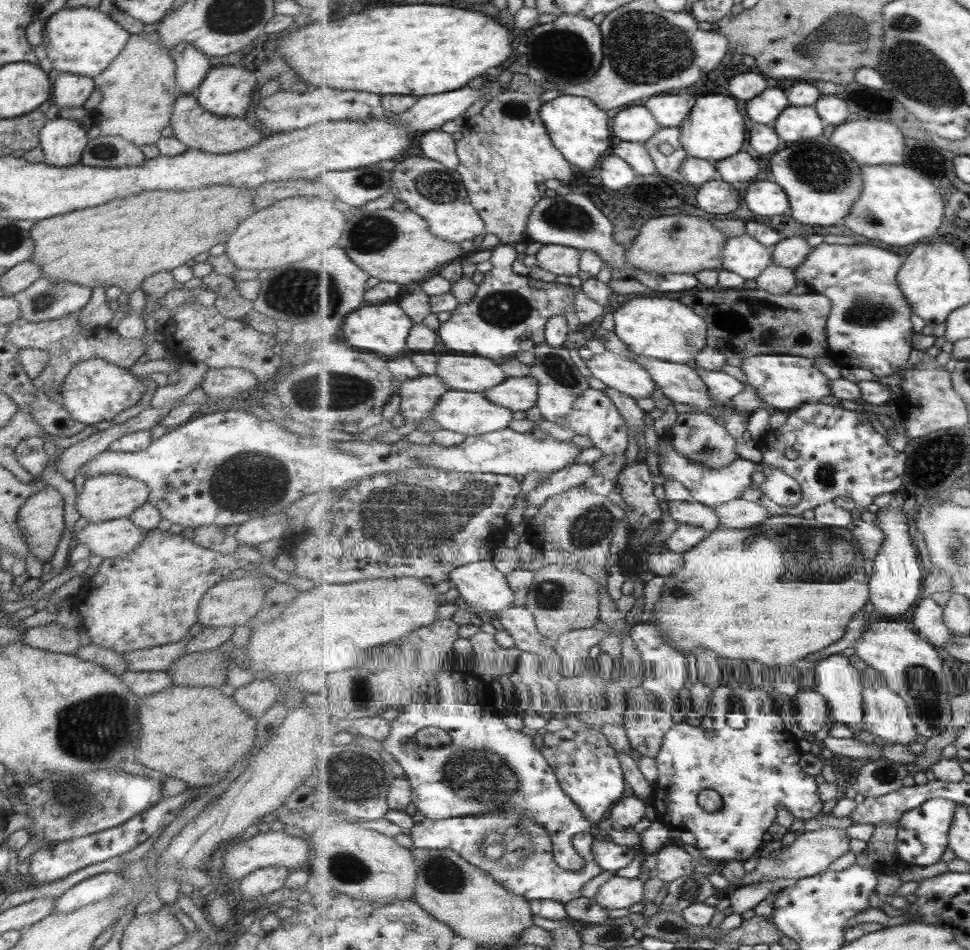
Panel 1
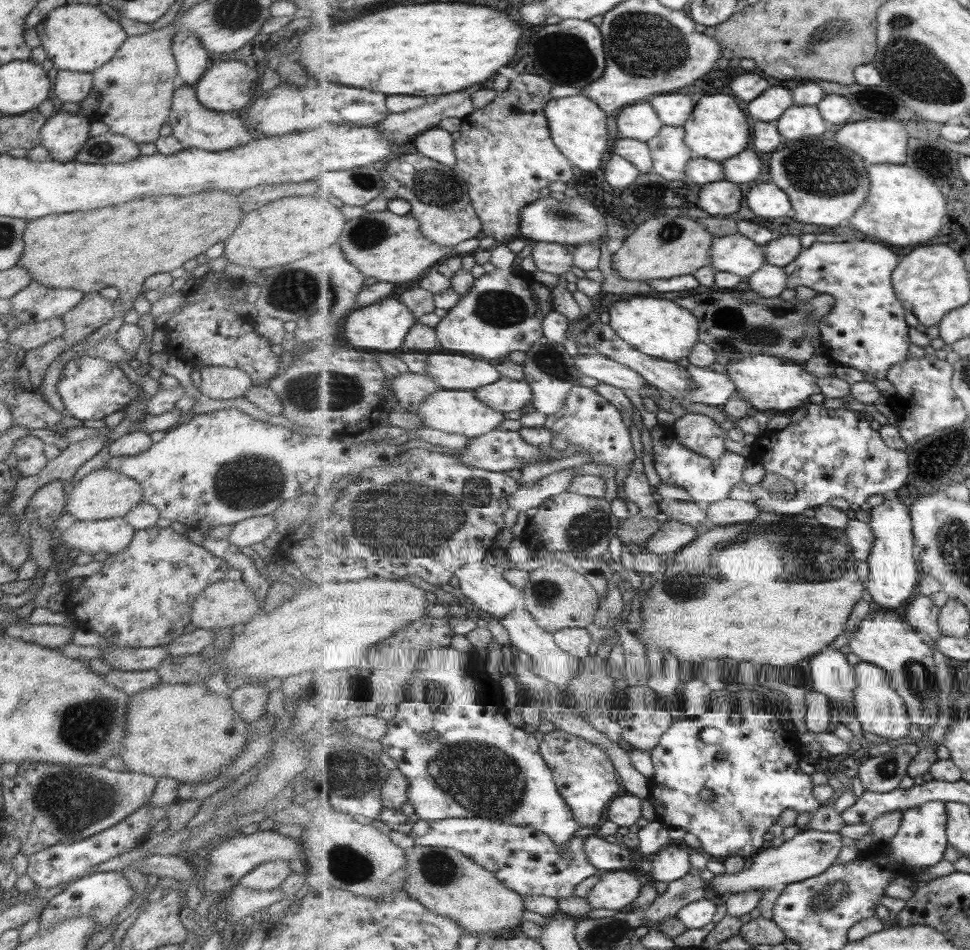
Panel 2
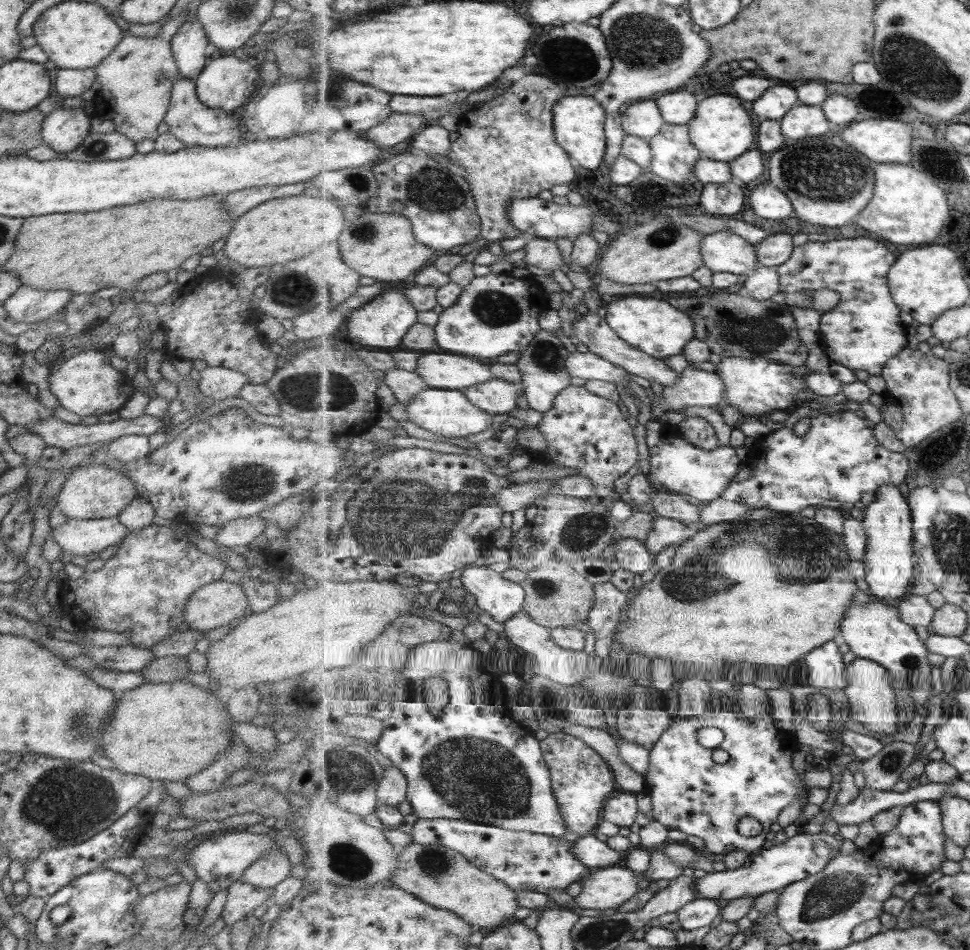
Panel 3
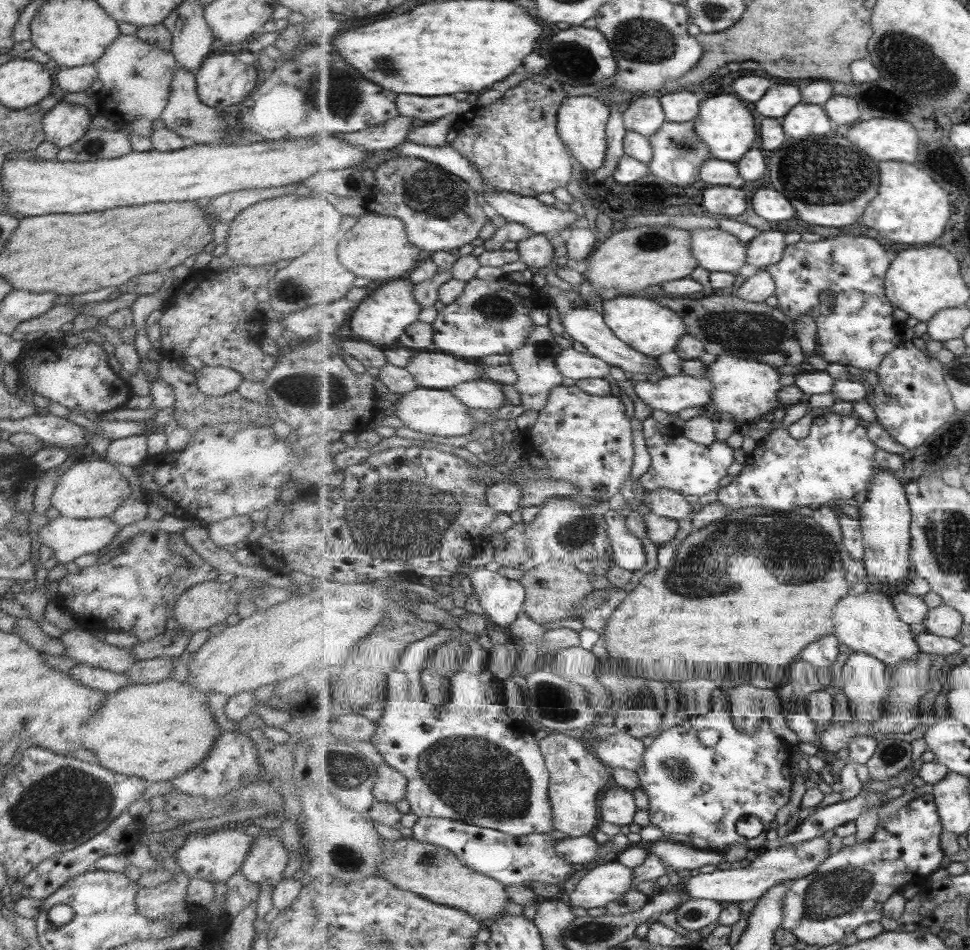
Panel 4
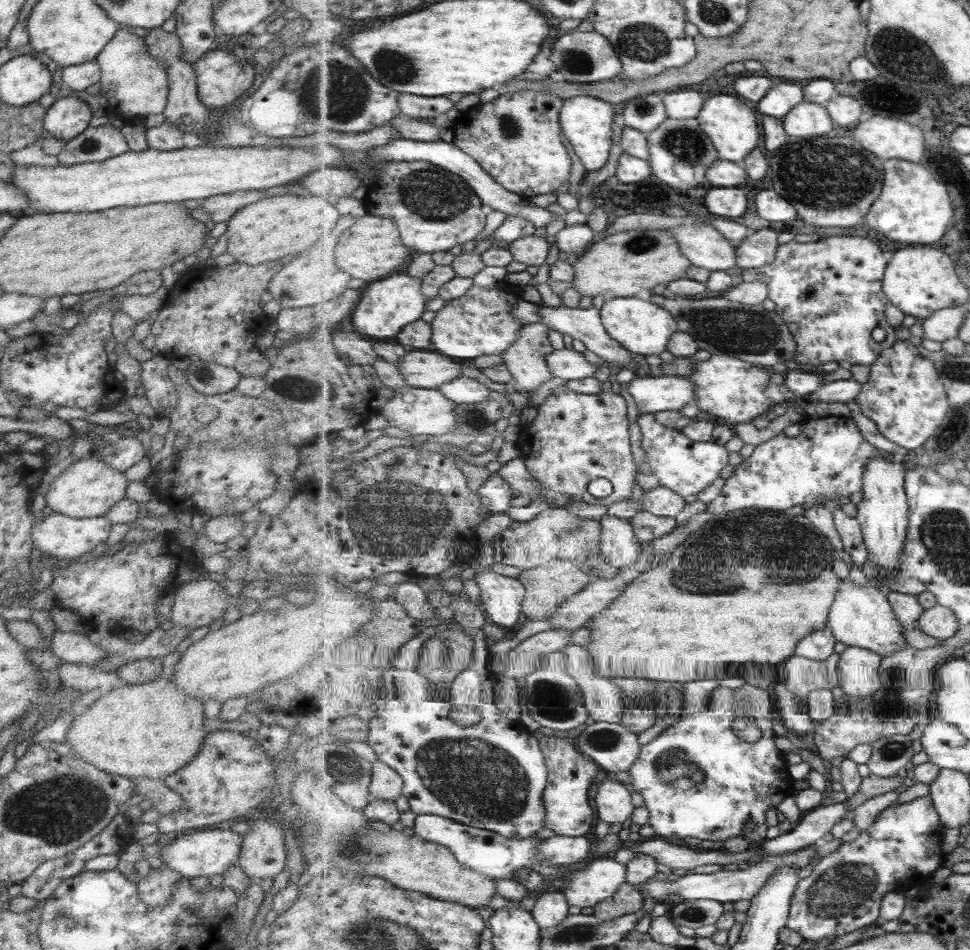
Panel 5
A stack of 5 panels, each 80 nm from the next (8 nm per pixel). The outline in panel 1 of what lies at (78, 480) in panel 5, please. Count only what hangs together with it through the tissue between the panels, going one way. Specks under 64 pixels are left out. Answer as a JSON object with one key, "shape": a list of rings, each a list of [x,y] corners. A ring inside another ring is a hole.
{"shape":[[[102,474],[87,477],[74,499],[75,510],[89,523],[128,517],[130,512],[146,502],[148,488],[140,480],[125,475]]]}

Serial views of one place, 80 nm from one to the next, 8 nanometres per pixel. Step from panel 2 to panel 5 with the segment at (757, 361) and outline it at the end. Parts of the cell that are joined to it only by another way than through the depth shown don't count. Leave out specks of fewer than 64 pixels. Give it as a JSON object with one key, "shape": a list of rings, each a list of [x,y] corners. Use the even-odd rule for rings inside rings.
{"shape":[[[711,355],[708,360],[699,361],[694,371],[686,376],[695,385],[694,403],[708,412],[716,421],[729,425],[752,422],[763,416],[775,403],[765,396],[765,384],[769,382],[769,372],[764,367],[730,355]]]}

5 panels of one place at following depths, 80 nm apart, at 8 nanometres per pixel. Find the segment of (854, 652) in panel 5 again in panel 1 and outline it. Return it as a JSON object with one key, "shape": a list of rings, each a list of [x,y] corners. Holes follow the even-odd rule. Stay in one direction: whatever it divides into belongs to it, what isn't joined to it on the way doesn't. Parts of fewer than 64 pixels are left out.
{"shape":[[[869,667],[863,672],[863,682],[865,688],[863,693],[864,730],[872,733],[881,743],[897,743],[908,746],[909,743],[920,740],[921,737],[911,718],[907,701],[888,688],[885,677],[875,668]]]}

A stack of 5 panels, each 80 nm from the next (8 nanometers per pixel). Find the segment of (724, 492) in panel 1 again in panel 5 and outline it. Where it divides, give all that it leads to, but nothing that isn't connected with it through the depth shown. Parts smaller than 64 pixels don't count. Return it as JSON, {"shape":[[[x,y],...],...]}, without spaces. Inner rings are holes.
{"shape":[[[652,414],[638,415],[637,422],[641,432],[640,444],[646,457],[640,466],[637,483],[644,491],[665,486],[684,497],[699,494],[717,480],[729,462],[726,445],[713,440],[704,443],[691,440],[682,430],[663,426]]]}

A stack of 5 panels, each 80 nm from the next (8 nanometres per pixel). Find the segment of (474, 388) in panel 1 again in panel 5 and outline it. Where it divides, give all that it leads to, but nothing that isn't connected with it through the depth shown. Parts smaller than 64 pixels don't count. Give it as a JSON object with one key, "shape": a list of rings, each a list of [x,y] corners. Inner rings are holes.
{"shape":[[[430,349],[427,351],[410,350],[398,362],[399,370],[406,384],[427,390],[439,389],[442,384],[457,379],[461,375],[460,360],[453,360],[442,353]]]}

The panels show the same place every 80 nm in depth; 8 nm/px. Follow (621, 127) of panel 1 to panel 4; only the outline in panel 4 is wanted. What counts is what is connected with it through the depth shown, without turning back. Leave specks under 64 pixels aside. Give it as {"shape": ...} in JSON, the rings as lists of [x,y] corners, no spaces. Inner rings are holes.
{"shape":[[[654,94],[649,97],[639,96],[639,100],[629,104],[623,117],[627,131],[639,132],[649,138],[667,122],[666,110],[663,108],[661,98]]]}

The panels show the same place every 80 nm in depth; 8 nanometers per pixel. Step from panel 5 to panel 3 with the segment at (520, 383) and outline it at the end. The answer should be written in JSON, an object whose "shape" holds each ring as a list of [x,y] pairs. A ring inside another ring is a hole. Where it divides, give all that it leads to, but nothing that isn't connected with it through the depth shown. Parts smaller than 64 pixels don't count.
{"shape":[[[541,329],[537,336],[531,341],[527,350],[520,354],[516,365],[522,374],[522,389],[528,401],[528,406],[539,412],[547,412],[554,407],[556,396],[563,392],[564,388],[571,386],[572,374],[566,367],[566,359],[570,353],[567,352],[565,344],[555,336],[555,333]]]}

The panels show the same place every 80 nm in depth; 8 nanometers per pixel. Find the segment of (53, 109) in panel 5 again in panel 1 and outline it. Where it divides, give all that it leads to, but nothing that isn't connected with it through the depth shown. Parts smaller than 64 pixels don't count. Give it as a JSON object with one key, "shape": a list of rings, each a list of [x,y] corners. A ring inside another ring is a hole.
{"shape":[[[56,117],[54,120],[47,120],[39,132],[39,148],[43,151],[44,162],[56,167],[70,167],[80,162],[82,150],[87,144],[87,129],[77,120],[65,120]]]}

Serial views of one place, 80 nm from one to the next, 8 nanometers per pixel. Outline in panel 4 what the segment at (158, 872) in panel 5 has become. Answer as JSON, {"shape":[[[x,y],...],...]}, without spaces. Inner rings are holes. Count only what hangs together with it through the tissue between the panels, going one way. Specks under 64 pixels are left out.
{"shape":[[[173,873],[173,877],[156,886],[138,887],[134,901],[138,914],[151,919],[165,919],[184,907],[189,877],[185,873]]]}

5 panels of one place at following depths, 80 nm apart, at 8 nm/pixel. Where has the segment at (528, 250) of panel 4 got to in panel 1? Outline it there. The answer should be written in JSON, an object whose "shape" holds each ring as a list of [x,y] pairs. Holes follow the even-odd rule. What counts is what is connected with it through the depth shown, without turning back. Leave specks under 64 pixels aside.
{"shape":[[[546,244],[536,254],[537,267],[559,276],[579,274],[582,250],[558,244]]]}

